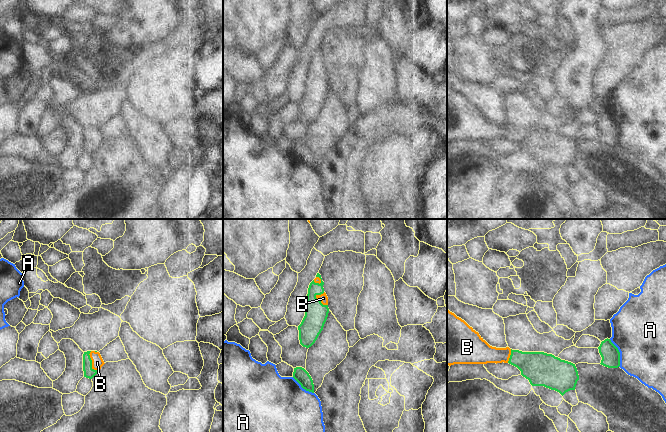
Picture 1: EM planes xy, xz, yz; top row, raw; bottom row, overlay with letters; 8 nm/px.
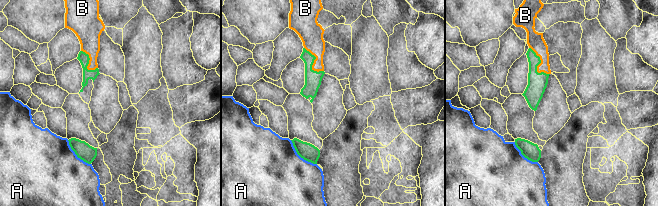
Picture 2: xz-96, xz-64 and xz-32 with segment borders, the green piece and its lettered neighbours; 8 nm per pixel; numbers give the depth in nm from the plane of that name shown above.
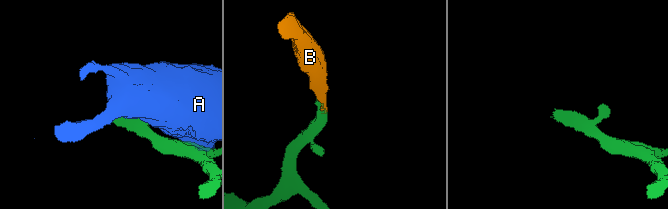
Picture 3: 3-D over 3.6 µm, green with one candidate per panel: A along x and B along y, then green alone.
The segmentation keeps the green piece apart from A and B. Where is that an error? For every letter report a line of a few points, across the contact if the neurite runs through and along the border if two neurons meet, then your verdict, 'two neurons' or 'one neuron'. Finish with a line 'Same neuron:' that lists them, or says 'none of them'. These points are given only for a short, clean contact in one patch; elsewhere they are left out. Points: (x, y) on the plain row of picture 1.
A: two neurons
B: line xy (89, 149), (91, 138), (97, 138); one neuron
Same neuron: B

